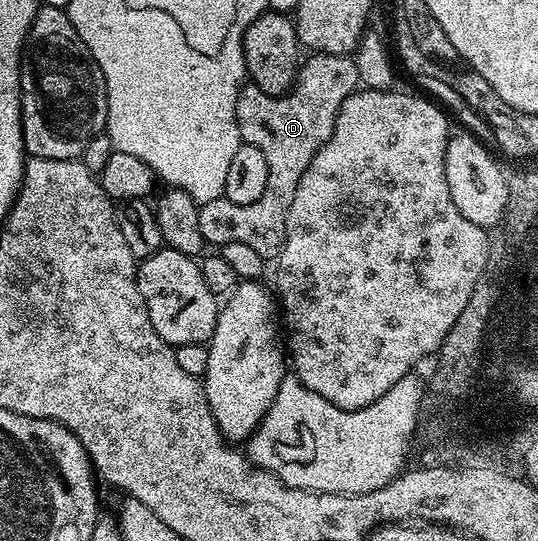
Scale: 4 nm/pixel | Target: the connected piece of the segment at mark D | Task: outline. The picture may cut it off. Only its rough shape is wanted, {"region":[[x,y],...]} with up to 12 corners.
{"region":[[346,54],[303,59],[287,94],[245,84],[240,140],[270,164],[254,204],[201,209],[209,247],[279,259],[310,160],[360,77]]}

